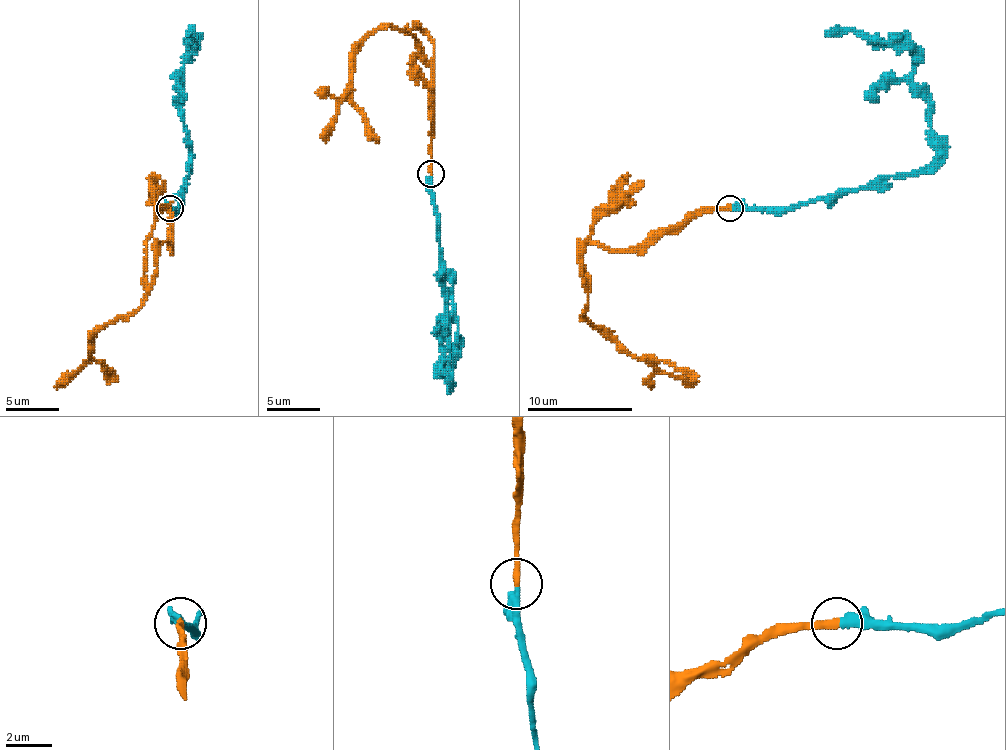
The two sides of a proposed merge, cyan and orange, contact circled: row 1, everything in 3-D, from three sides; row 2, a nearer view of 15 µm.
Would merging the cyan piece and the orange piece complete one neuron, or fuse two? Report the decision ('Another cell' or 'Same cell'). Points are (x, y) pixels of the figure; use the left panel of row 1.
Same cell

